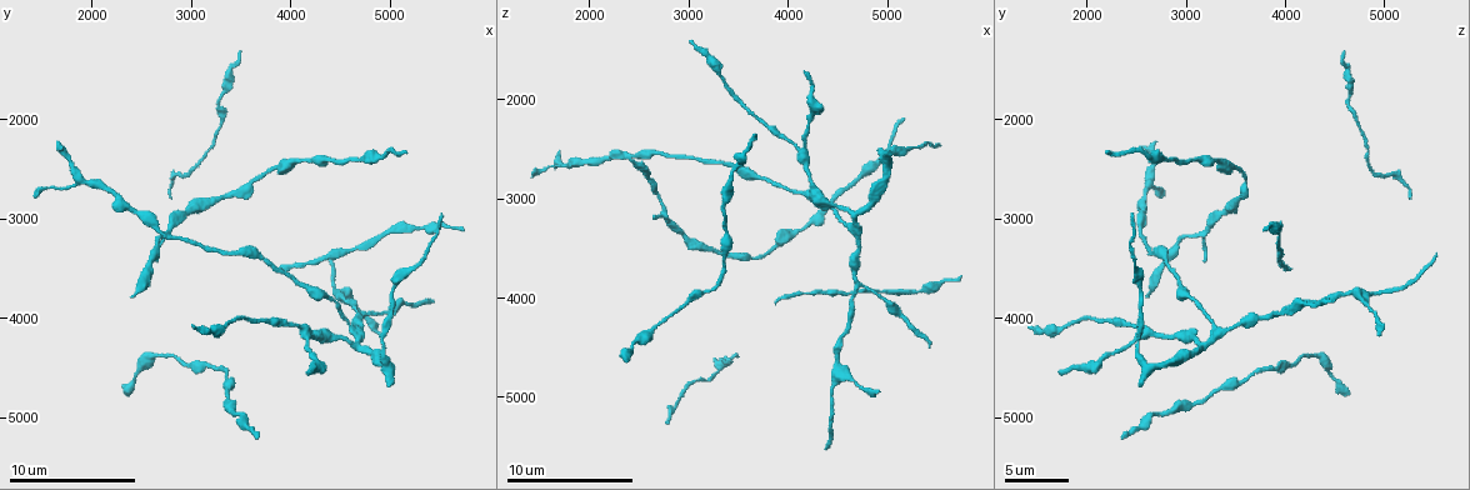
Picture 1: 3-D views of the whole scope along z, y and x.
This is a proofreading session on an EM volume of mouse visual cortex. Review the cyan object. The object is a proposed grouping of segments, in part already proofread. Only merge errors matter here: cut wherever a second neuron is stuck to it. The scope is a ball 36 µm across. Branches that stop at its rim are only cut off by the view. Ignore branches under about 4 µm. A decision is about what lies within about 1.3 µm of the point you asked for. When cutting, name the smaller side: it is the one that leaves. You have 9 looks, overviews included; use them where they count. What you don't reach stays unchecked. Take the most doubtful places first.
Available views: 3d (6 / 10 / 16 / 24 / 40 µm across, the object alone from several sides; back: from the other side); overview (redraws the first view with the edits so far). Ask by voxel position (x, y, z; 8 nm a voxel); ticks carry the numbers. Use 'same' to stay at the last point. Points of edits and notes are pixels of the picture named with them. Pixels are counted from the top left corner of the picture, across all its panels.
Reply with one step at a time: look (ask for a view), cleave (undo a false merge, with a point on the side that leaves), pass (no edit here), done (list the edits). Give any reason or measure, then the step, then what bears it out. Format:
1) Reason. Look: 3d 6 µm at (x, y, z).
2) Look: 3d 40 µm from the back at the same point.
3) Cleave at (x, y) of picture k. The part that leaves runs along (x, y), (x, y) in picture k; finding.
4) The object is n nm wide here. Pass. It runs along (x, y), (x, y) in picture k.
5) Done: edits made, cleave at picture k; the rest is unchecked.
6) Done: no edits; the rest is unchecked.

Branch point. Look: 3d 16 µm at (4700, 3940, 3860).

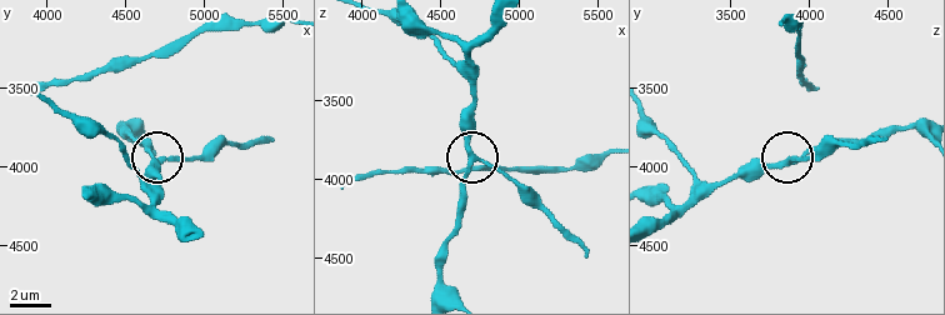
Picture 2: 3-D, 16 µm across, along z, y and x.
The side arm is 8 µm long. Pass. It runs along (656, 129), (706, 183), (758, 175), (788, 160), (821, 160) in picture 2; continuous, no second neuron.

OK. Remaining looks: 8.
Two arms in line, one across. Look: 3d 16 µm at (4720, 4140, 3340).

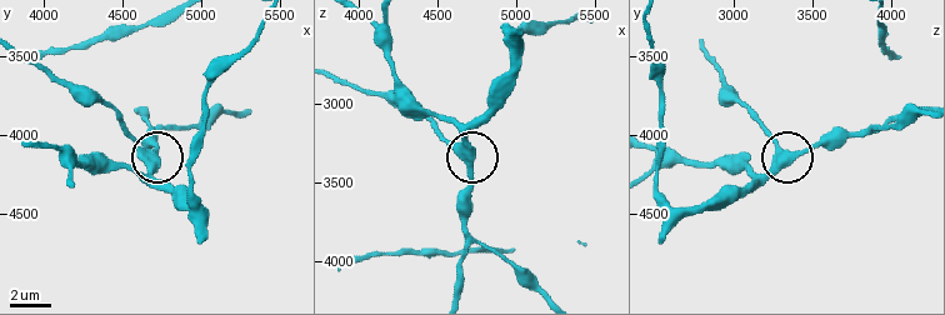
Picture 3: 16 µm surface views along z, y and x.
The object is 400 nm wide here. Pass. It runs along (739, 98), (764, 133), (789, 156), (804, 155), (833, 130) in picture 3; all the same neuron.

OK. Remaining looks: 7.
Look: 3d 16 µm at (4140, 4200, 2520).

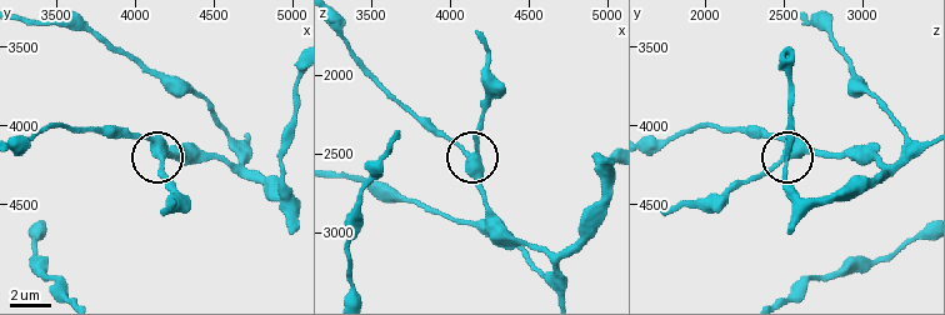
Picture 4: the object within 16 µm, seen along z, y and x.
Pass. One neuron here.

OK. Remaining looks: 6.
Look: 3d 10 µm at (4540, 3300, 3940).

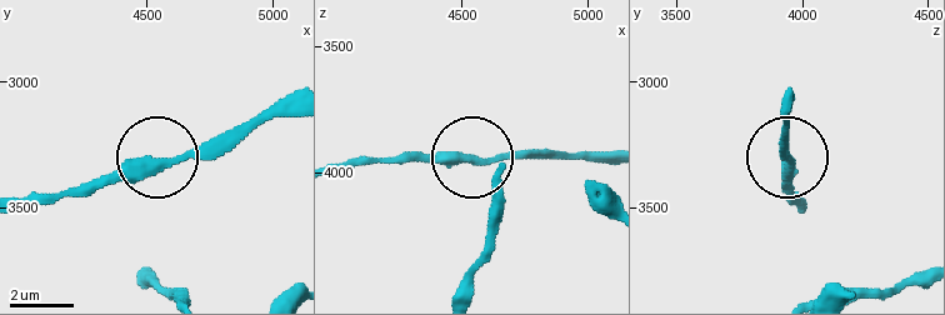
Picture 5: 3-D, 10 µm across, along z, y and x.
The object is 350 nm wide here. Pass. All the same neuron.

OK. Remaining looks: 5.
Done: no edits; the rest is unchecked.

